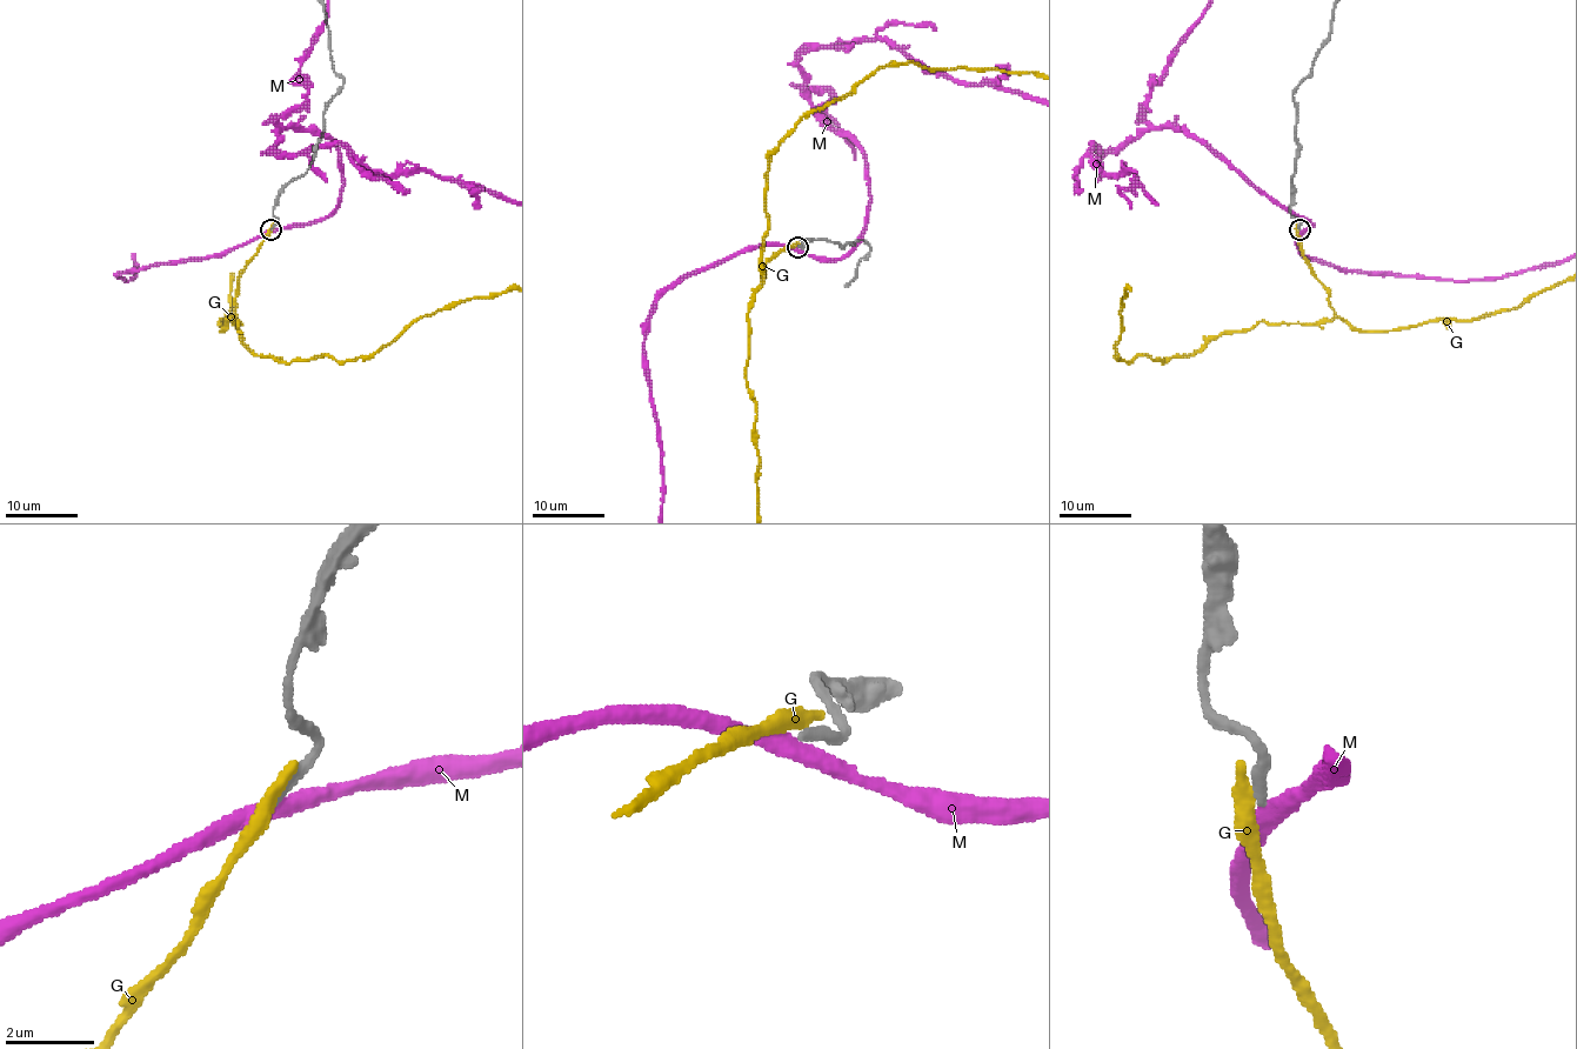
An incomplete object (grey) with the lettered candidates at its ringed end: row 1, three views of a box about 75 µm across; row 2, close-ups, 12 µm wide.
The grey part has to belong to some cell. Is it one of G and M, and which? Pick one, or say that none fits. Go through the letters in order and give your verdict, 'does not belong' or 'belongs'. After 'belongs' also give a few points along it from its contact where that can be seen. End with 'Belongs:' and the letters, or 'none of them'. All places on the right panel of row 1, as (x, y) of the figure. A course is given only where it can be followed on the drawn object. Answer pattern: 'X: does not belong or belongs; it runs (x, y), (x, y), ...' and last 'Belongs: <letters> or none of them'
G: does not belong
M: does not belong
Belongs: none of them

